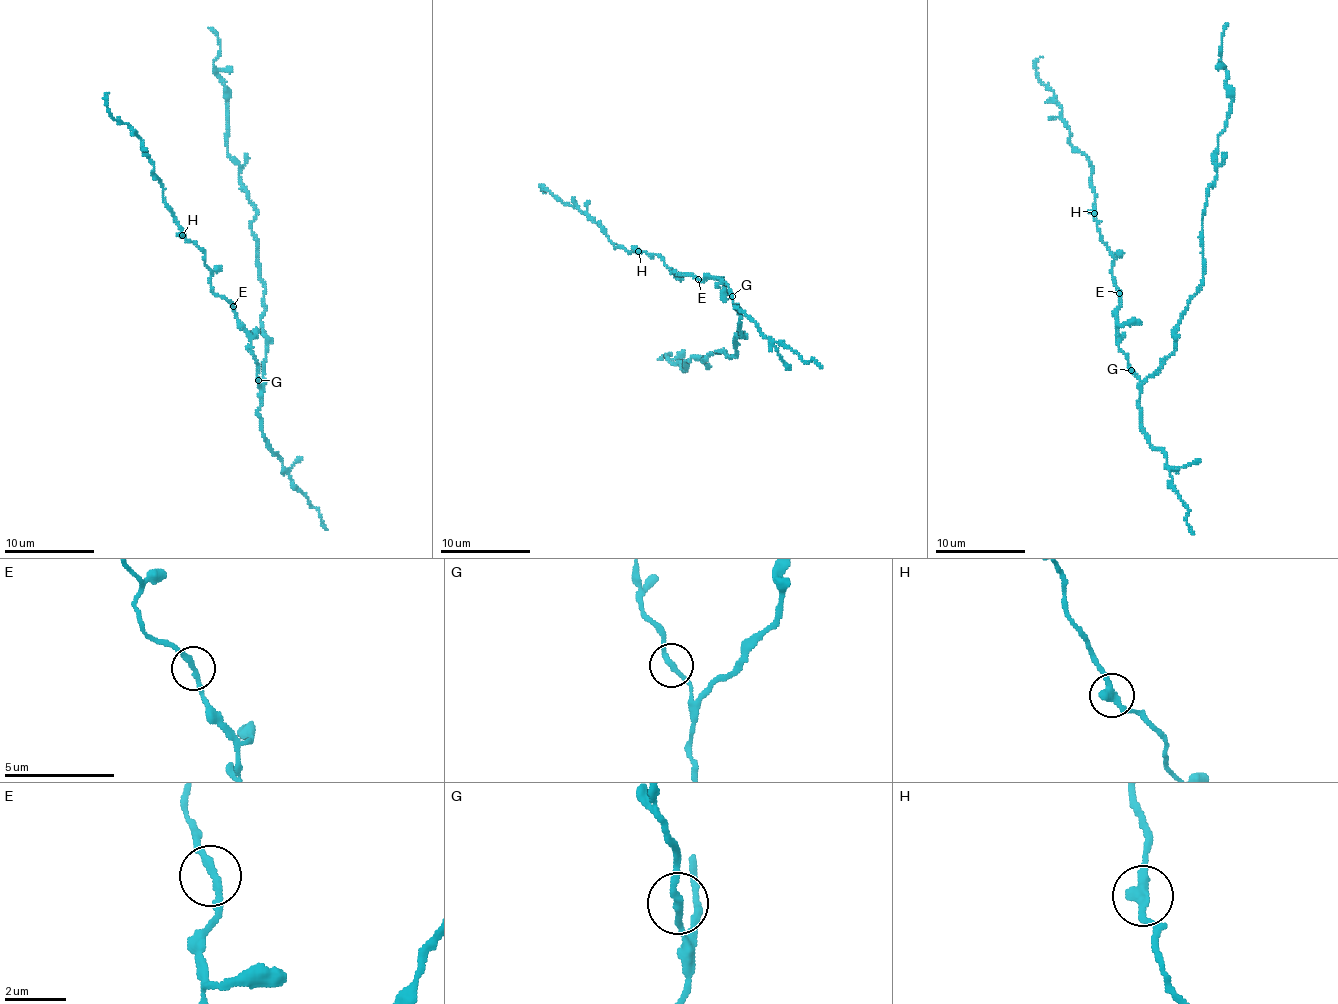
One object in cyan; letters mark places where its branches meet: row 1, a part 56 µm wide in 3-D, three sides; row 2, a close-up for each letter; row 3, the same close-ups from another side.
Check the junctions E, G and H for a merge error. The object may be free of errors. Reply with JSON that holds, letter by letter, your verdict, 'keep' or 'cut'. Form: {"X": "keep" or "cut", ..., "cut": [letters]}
{"E": "keep", "G": "keep", "H": "keep", "cut": []}

